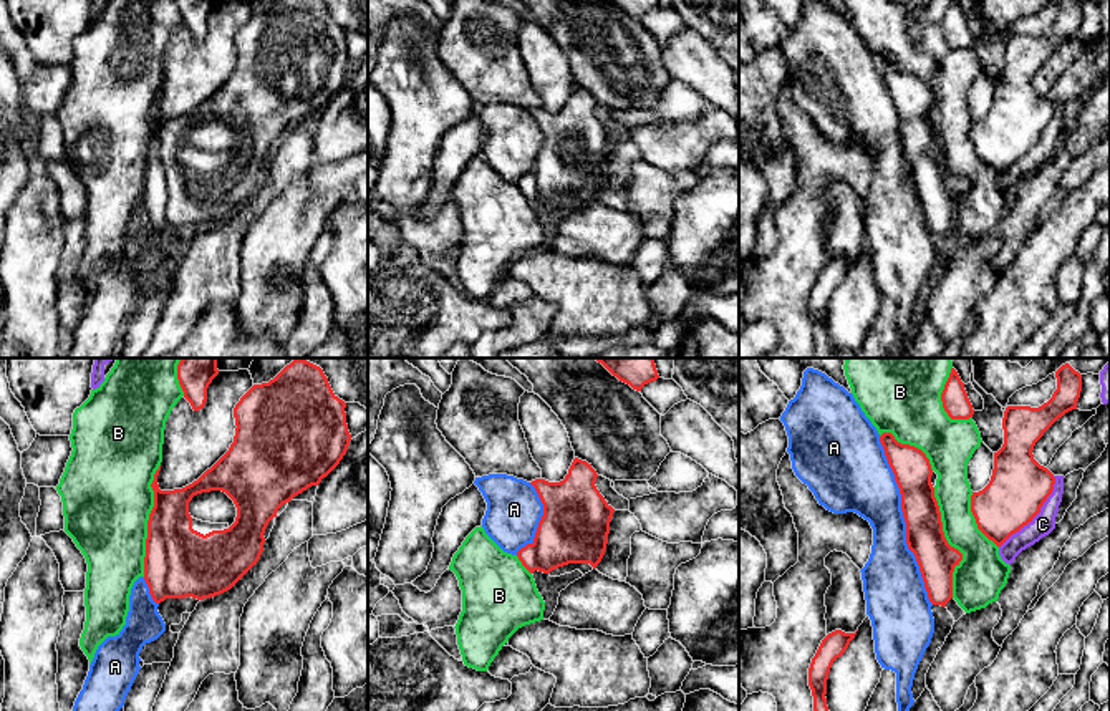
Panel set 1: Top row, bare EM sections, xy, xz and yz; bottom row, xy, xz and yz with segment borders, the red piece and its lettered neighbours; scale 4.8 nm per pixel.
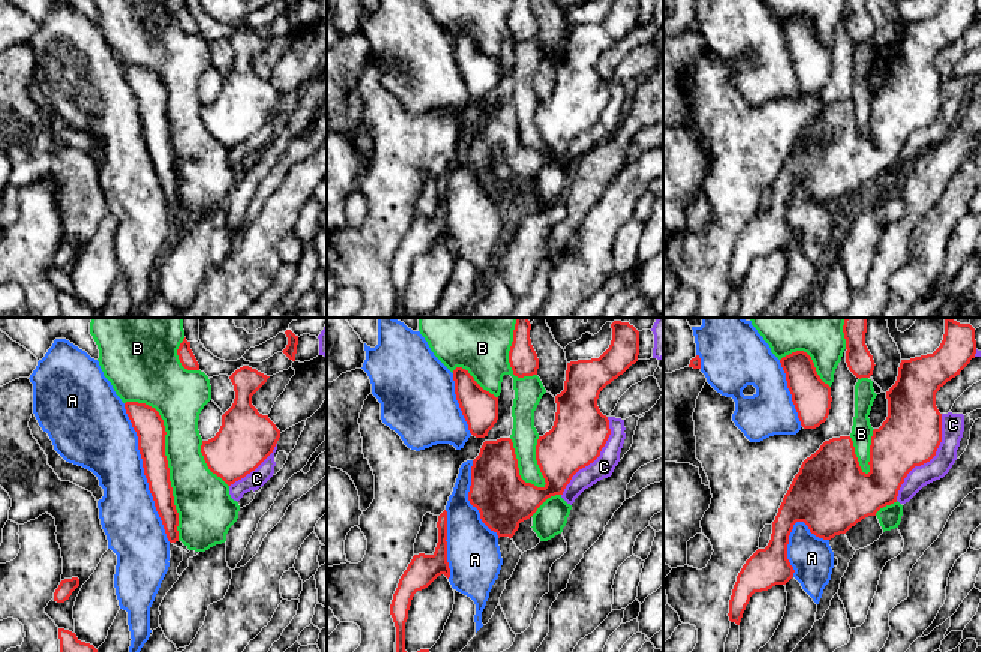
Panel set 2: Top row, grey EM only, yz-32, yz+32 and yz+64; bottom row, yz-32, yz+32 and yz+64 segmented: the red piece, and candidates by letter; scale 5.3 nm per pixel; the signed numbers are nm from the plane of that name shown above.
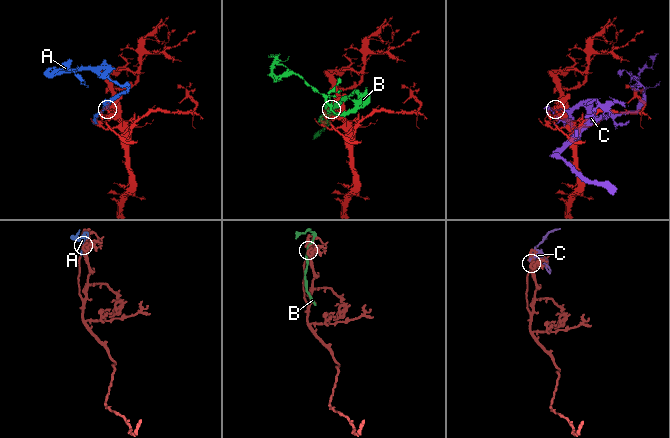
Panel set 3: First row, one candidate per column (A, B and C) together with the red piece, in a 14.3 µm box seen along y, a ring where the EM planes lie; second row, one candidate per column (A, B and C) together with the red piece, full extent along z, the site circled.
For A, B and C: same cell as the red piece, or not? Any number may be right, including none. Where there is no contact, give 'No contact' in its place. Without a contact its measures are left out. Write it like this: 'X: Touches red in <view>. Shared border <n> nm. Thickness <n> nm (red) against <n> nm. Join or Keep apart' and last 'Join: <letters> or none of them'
A: Touches red in yz. Shared border 850 nm. Thickness 190 nm (red) against 280 nm. Keep apart
B: Touches red in yz. Shared border 550 nm. Thickness 190 nm (red) against 240 nm. Keep apart
C: Touches red in yz. Shared border 440 nm. Thickness 280 nm (red) against 110 nm. Keep apart
Join: none of them

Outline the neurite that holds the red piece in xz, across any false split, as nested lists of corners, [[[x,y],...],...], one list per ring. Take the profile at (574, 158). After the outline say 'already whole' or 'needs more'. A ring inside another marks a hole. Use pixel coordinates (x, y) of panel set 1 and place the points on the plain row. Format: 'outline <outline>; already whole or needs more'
outline [[[575,86],[563,109],[530,111],[543,133],[533,171],[517,181],[530,202],[550,202],[568,192],[596,197],[601,191],[615,138],[596,118],[596,106],[591,93]]]; already whole

